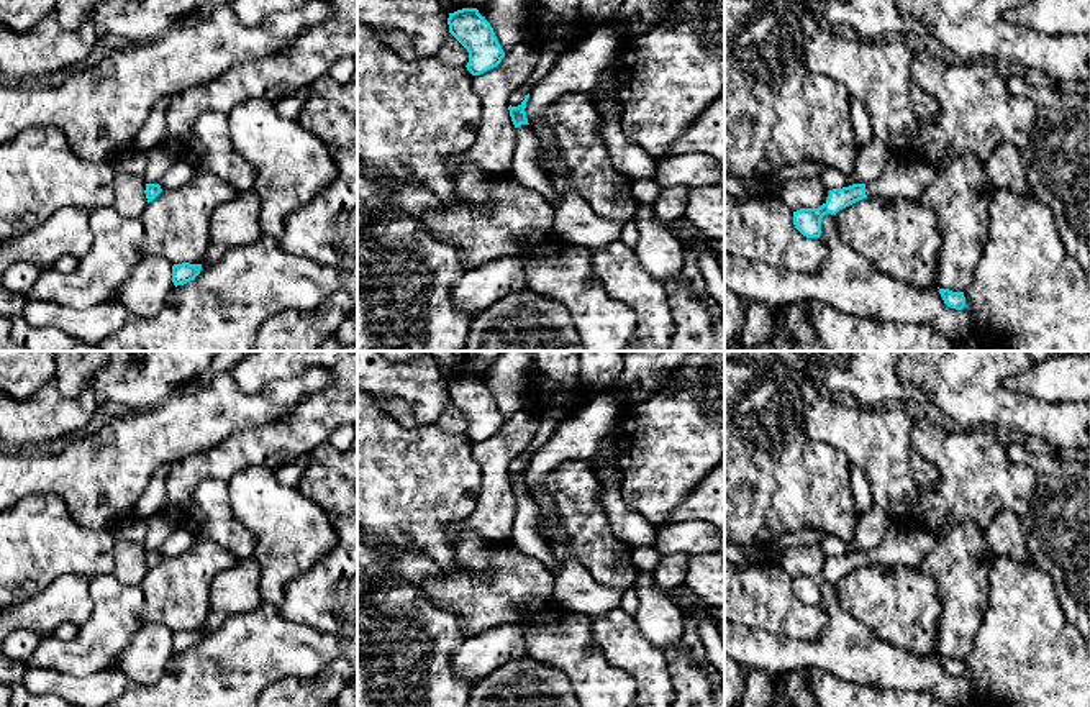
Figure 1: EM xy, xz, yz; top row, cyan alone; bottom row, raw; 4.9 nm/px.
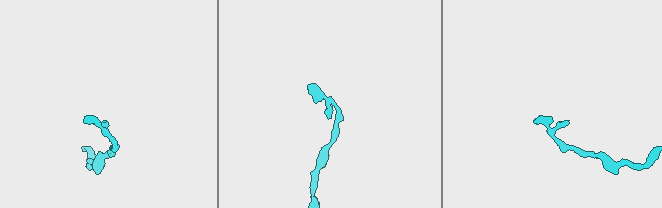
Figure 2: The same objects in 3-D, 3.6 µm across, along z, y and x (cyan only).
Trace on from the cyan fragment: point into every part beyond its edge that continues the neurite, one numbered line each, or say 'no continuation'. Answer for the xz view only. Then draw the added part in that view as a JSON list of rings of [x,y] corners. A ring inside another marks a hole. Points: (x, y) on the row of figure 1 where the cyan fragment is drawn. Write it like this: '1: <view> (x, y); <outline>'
1: xz (525, 169); [[[520,125],[516,131],[518,139],[510,176],[525,189],[541,194],[554,207],[559,205],[562,197],[554,190],[551,177],[539,167],[539,139],[529,125]]]

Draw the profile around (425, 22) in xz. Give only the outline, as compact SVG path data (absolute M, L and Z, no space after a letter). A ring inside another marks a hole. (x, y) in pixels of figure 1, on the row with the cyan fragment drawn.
M357 0L357 20L405 33L418 57L434 56L449 31L439 0Z

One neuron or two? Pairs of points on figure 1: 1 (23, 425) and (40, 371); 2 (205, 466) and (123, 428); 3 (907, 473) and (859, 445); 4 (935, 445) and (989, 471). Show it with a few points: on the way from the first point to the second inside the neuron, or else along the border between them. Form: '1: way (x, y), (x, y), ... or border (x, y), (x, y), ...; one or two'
1: border (49, 384), (28, 397), (17, 399); two
2: border (222, 440), (172, 465); two
3: way (895, 468), (871, 445); one
4: way (948, 451), (976, 469); one

